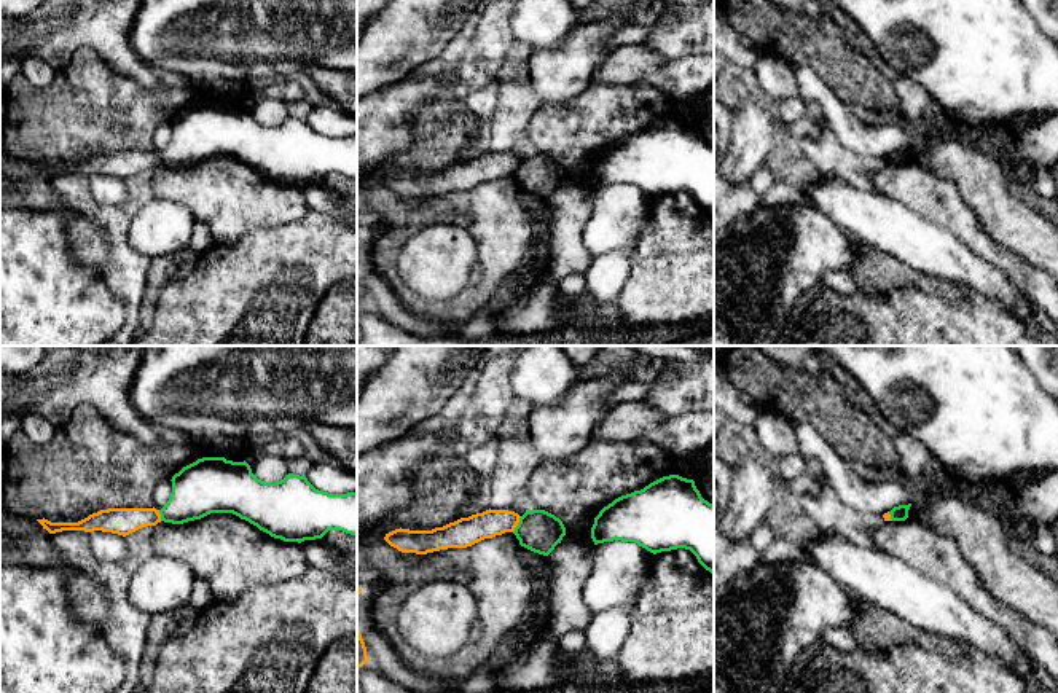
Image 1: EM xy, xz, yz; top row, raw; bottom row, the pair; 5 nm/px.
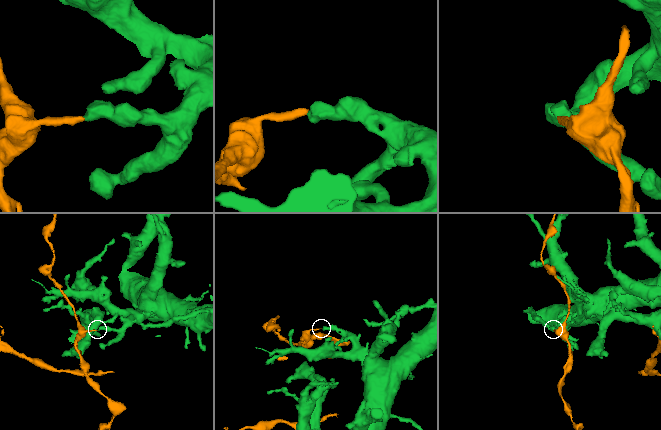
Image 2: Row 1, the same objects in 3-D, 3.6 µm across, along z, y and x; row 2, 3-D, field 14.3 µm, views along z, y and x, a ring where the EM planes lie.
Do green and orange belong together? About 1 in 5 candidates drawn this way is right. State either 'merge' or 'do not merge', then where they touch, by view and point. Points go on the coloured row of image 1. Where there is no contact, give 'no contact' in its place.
do not merge; meets green in xz at (518, 524)

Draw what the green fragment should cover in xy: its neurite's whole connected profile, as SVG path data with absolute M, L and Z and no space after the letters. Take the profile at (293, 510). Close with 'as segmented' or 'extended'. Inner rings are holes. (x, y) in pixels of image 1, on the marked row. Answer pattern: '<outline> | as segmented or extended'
M202 457L172 476L172 494L159 510L161 521L183 524L210 513L233 513L260 531L284 542L322 538L328 531L357 535L357 492L328 494L315 489L306 476L288 473L276 483L258 480L250 465L225 457Z | as segmented

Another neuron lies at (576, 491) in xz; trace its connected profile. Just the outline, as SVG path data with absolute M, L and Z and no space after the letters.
M591 438L574 457L543 464L535 468L526 486L527 510L545 510L559 518L566 527L561 543L594 545L591 527L599 511L615 499L641 491L650 483L677 475L679 459L666 448L641 441L607 441Z

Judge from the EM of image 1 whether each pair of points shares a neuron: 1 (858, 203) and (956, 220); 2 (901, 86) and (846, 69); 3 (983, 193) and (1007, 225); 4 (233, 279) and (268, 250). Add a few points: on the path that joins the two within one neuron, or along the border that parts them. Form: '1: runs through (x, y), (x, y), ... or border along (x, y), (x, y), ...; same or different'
1: border along (885, 196), (905, 204), (952, 231); different
2: border along (891, 83), (904, 118); different
3: runs through (991, 201), (1006, 217); same
4: runs through (241, 277), (260, 258); same

